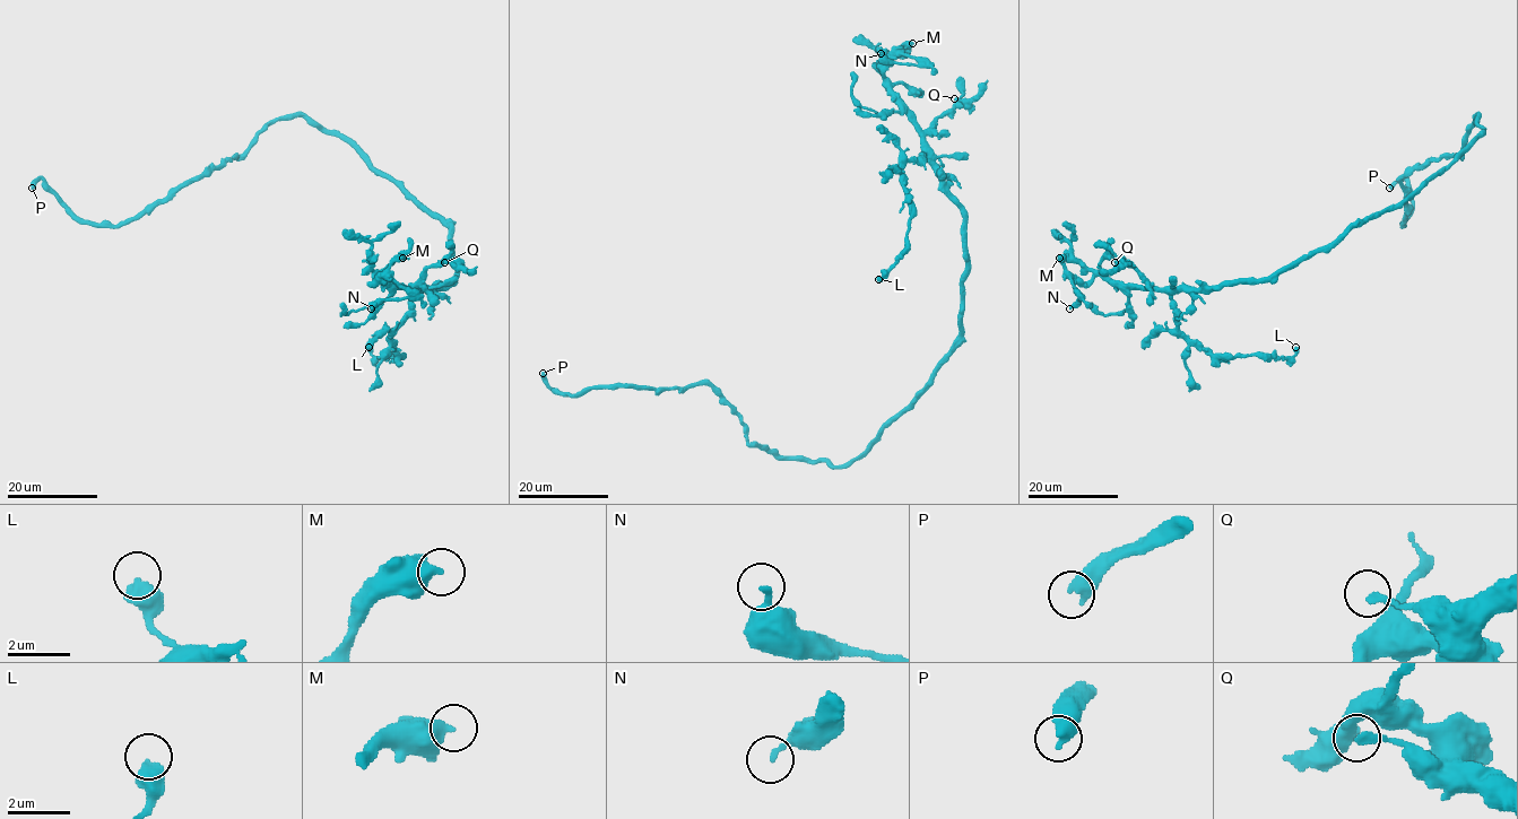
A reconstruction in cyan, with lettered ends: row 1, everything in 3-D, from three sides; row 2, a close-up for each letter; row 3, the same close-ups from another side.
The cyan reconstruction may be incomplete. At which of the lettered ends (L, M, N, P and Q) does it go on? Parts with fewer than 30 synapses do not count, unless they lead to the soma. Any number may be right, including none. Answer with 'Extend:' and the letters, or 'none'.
Extend: P

